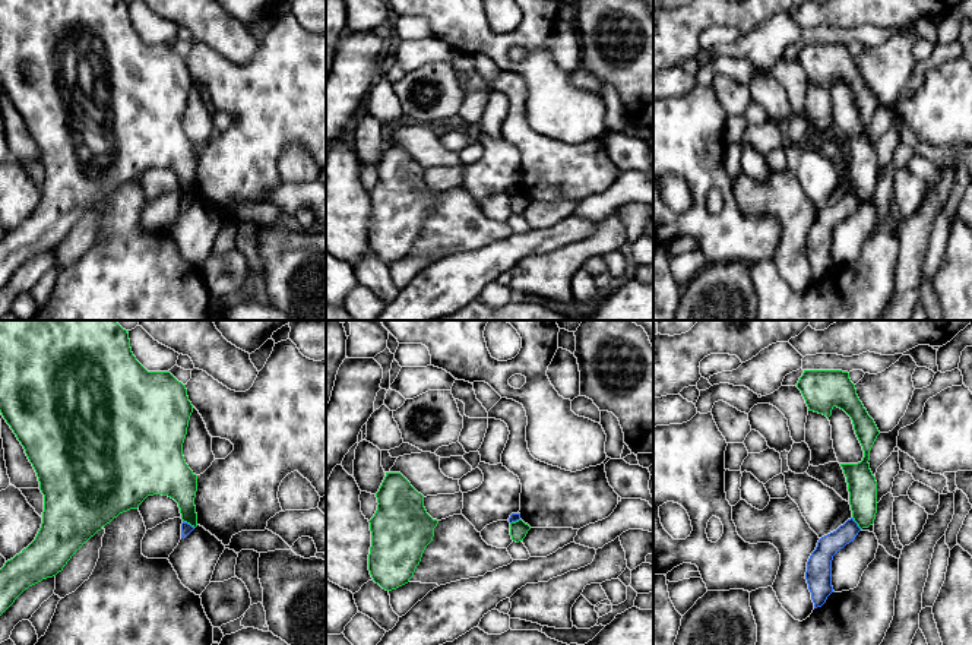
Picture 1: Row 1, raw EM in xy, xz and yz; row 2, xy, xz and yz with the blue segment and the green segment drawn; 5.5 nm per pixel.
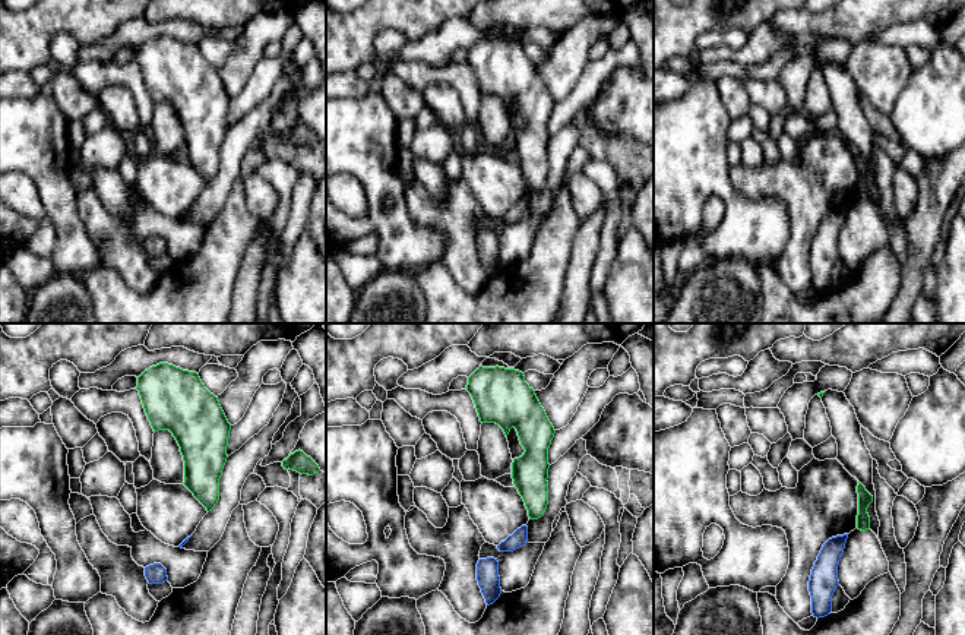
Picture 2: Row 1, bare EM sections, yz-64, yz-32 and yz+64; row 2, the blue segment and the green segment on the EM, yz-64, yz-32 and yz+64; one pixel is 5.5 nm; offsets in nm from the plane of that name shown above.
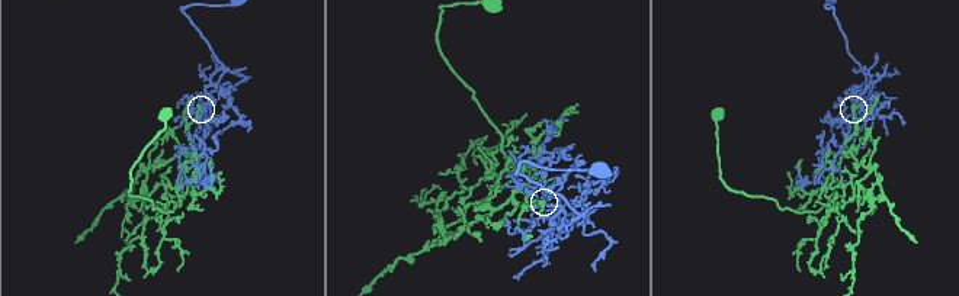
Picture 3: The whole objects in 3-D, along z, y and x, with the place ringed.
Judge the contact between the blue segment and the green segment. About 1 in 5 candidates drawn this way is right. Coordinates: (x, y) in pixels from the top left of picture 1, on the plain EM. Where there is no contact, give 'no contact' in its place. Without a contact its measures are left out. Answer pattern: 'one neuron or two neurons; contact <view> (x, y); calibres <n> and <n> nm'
two neurons; contact xy (189, 196); calibres 60 and 190 nm

